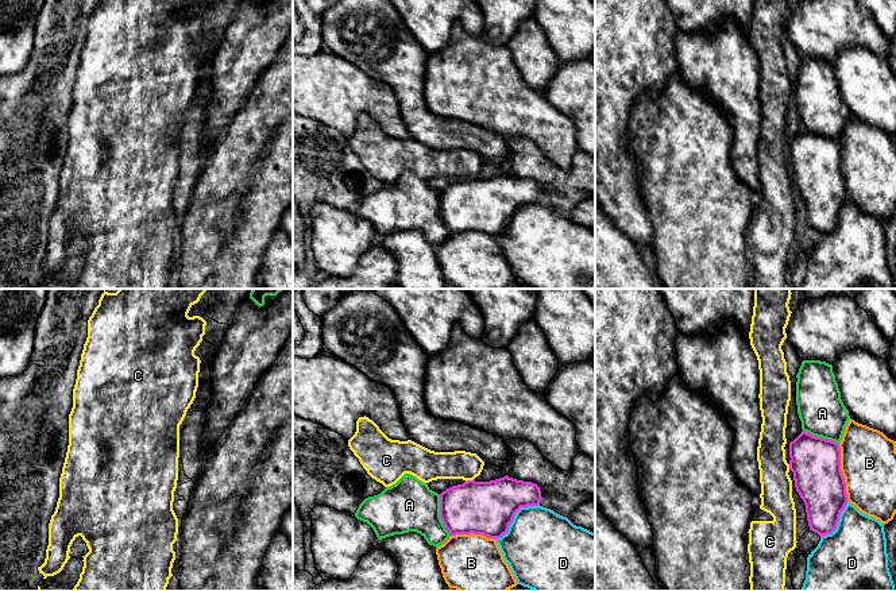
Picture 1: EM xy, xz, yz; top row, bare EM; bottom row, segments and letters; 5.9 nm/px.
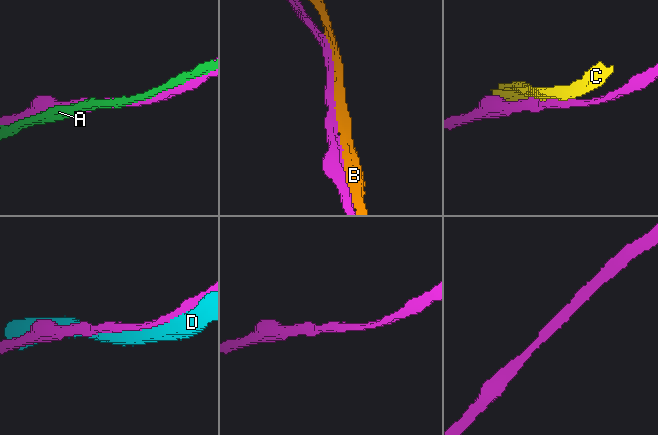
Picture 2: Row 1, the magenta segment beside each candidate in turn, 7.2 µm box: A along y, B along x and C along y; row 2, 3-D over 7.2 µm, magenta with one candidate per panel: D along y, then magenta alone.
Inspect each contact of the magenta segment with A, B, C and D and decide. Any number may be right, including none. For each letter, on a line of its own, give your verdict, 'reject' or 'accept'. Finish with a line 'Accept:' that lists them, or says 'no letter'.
A: reject
B: reject
C: reject
D: reject
Accept: no letter

